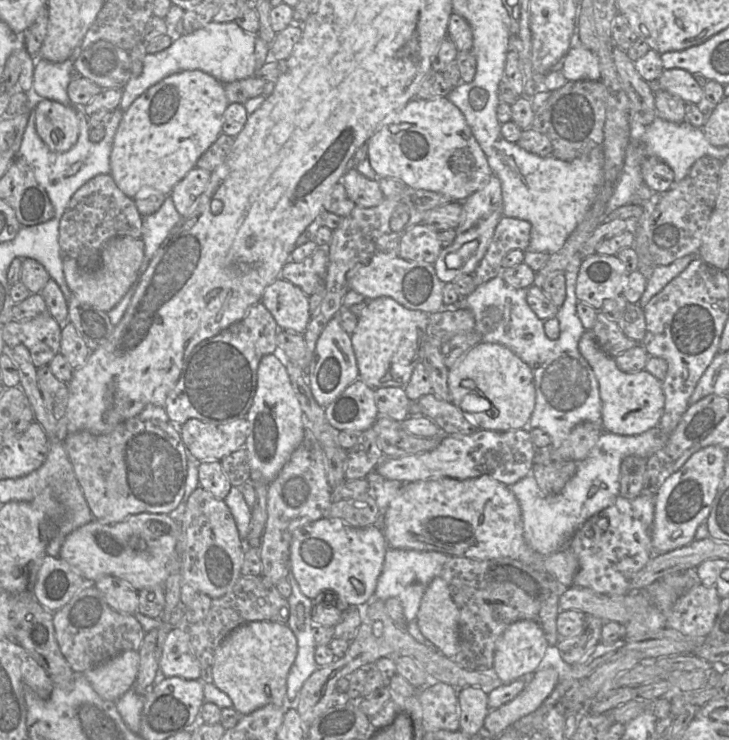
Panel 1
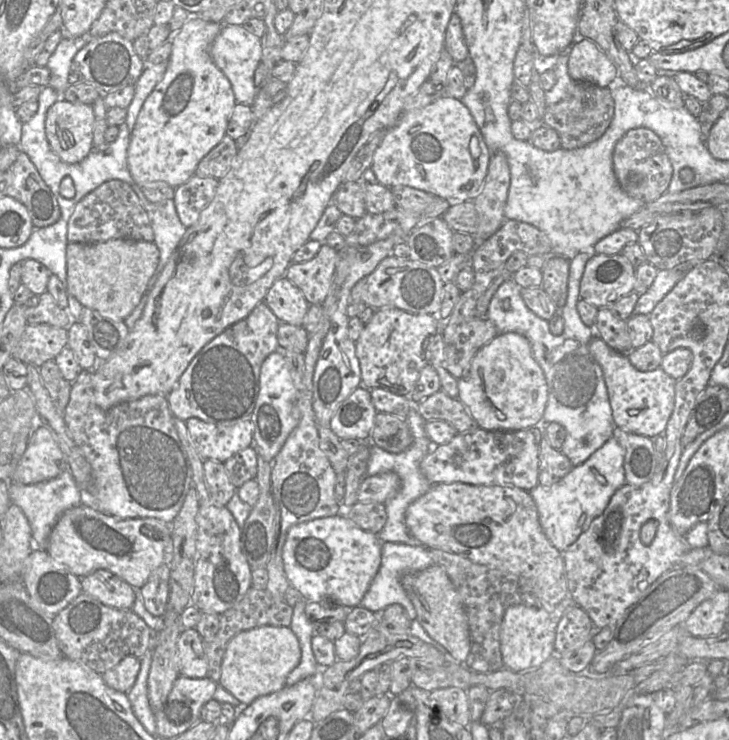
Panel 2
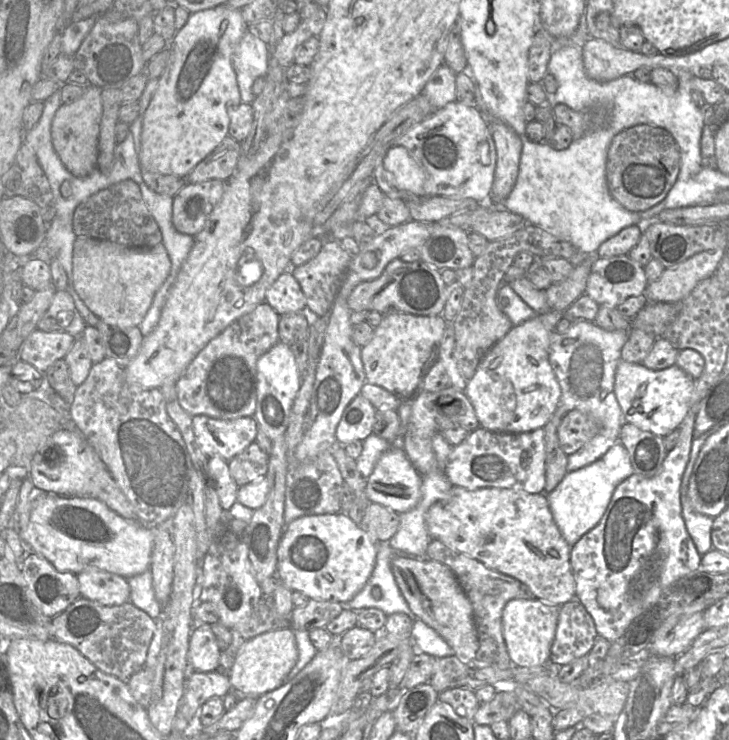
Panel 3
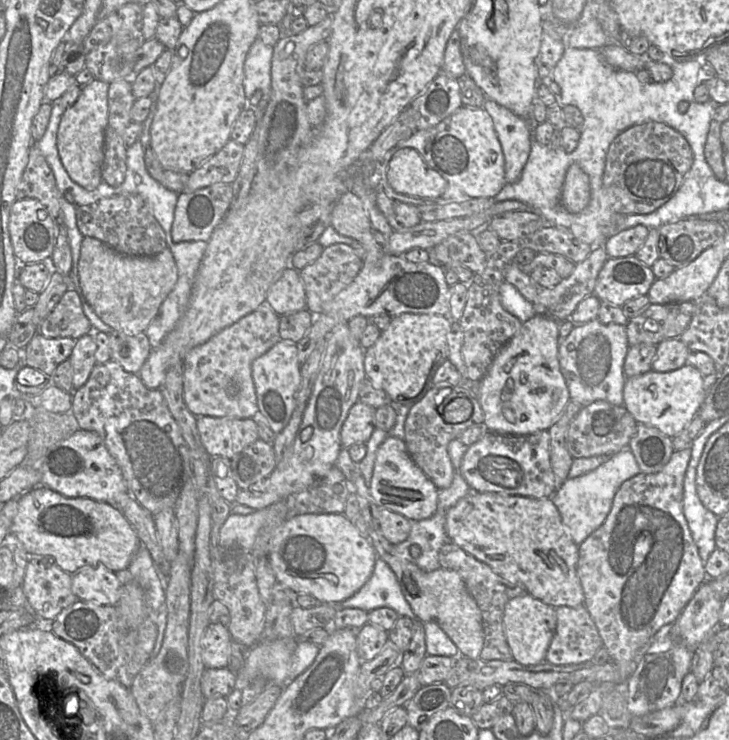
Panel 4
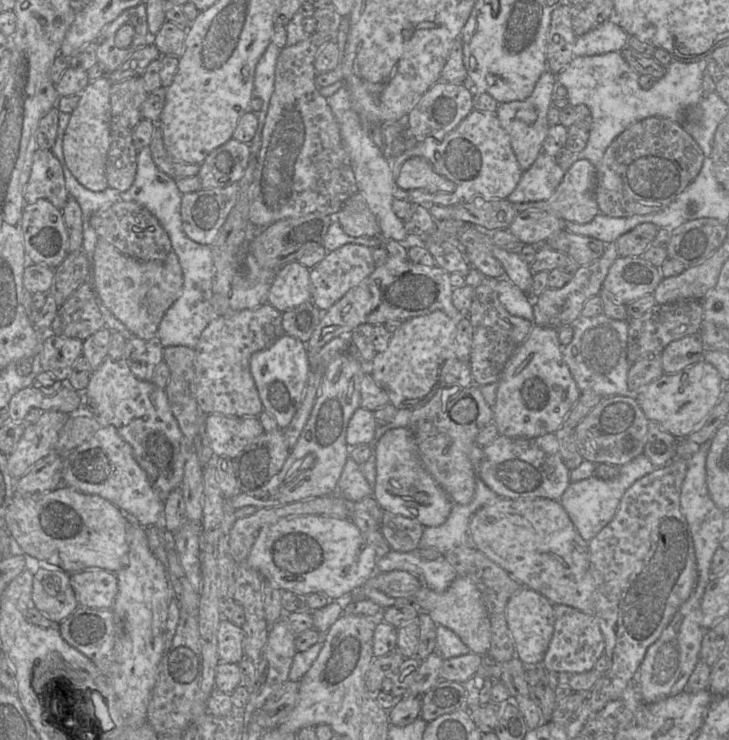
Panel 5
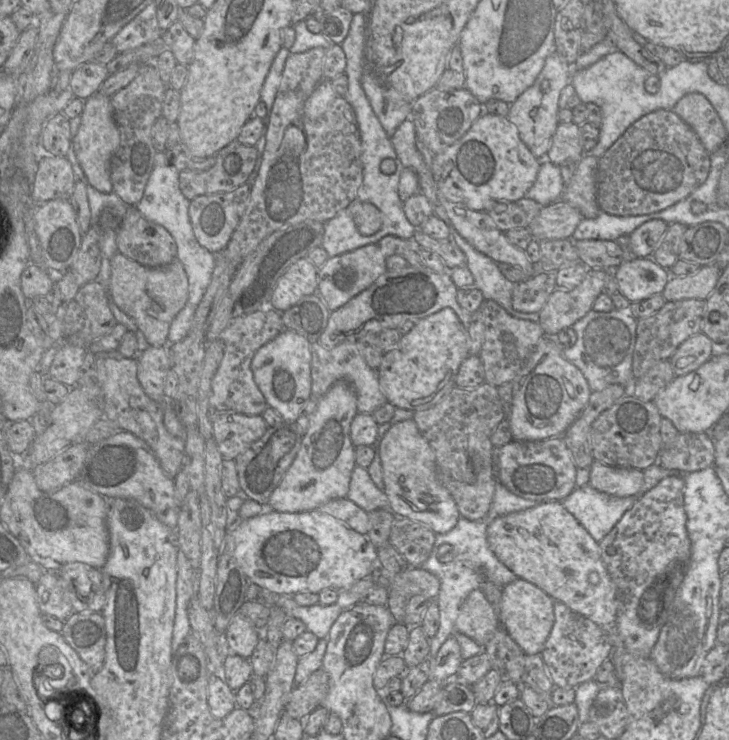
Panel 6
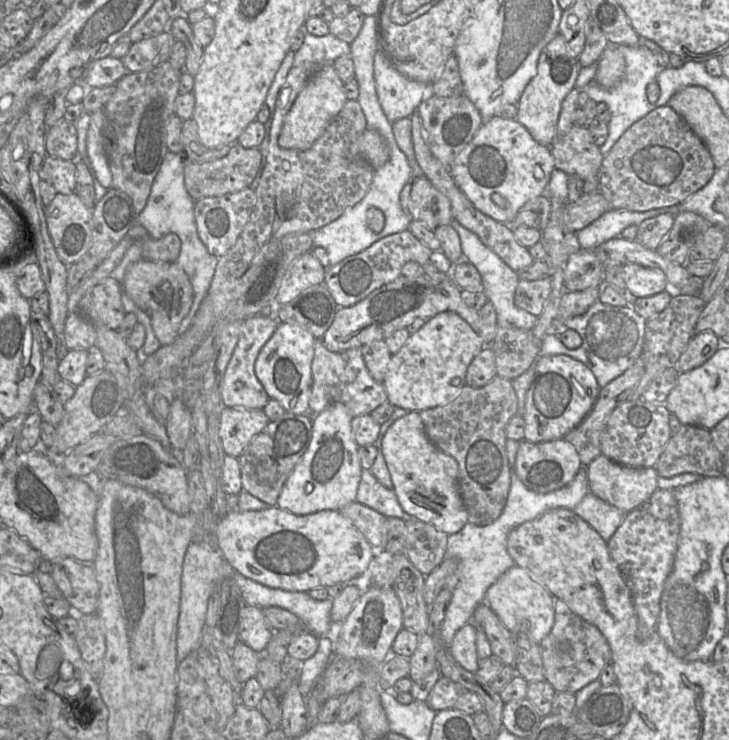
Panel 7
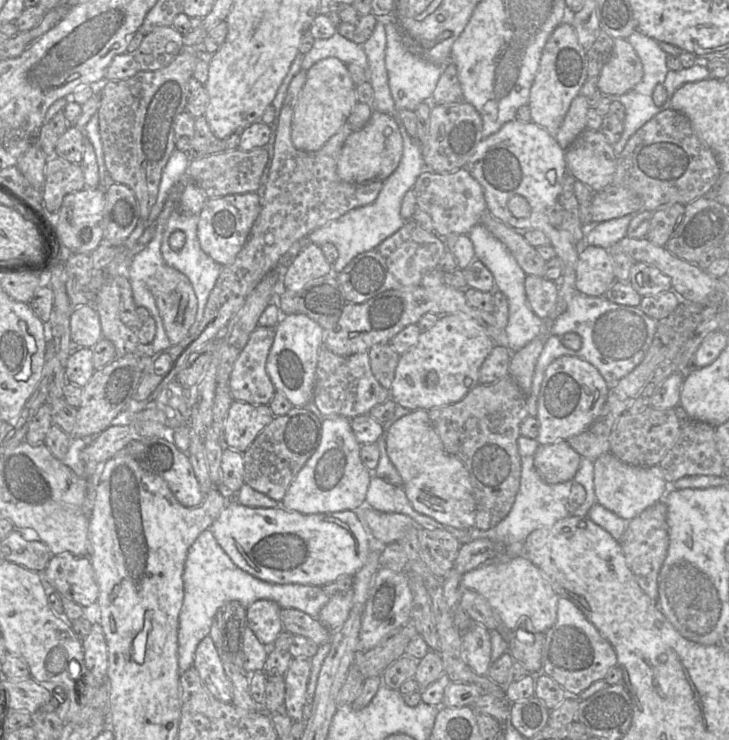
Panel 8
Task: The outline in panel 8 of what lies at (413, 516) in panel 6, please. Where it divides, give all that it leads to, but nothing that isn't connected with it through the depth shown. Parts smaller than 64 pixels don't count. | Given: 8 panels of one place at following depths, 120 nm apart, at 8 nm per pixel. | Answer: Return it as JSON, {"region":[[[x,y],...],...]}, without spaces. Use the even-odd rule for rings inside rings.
{"region":[[[414,410],[398,419],[389,429],[386,448],[417,512],[457,529],[475,528],[476,503],[469,472],[460,459],[447,452],[427,410]]]}

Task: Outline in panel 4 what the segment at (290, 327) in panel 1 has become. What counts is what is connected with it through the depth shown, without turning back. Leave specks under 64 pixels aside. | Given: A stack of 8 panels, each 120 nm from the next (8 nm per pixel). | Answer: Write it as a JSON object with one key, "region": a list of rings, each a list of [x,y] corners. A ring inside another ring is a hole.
{"region":[[[285,268],[268,290],[266,303],[279,315],[306,308],[306,292],[298,270]]]}

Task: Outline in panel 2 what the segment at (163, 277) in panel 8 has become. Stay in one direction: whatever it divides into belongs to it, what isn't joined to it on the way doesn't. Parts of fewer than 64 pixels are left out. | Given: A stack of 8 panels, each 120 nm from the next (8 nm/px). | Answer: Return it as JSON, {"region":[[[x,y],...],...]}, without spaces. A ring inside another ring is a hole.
{"region":[[[110,239],[104,242],[83,244],[83,243],[68,243],[66,248],[66,267],[67,267],[67,286],[69,292],[79,301],[79,303],[91,310],[99,312],[102,316],[115,321],[124,321],[130,313],[139,304],[142,296],[149,292],[149,282],[156,273],[159,263],[159,250],[154,242],[135,241],[130,239]]]}

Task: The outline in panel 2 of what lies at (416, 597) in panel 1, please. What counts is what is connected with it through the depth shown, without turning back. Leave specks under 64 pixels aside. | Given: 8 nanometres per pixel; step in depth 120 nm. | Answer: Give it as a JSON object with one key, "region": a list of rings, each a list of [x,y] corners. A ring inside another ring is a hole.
{"region":[[[382,542],[381,565],[379,571],[359,606],[372,611],[377,616],[380,616],[388,606],[399,604],[406,610],[408,618],[411,621],[416,619],[415,608],[401,584],[401,579],[406,573],[422,571],[433,564],[434,561],[430,555],[429,549],[421,544]]]}

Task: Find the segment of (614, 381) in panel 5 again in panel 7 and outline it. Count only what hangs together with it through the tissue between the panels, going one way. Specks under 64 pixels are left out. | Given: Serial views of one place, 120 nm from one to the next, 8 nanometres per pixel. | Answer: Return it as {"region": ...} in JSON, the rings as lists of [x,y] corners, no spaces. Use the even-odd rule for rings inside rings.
{"region":[[[597,300],[586,313],[566,319],[561,329],[577,331],[582,344],[577,349],[568,349],[560,340],[557,332],[549,332],[543,339],[541,356],[567,355],[584,363],[597,379],[600,388],[622,375],[639,358],[643,351],[645,326],[647,320],[627,306],[612,306]]]}

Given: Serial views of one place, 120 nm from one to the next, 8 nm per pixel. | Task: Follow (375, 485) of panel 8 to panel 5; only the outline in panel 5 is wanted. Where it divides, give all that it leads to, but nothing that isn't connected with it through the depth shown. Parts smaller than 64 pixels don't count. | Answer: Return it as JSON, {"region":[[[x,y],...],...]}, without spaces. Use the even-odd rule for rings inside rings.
{"region":[[[349,455],[338,481],[337,492],[353,503],[365,497],[373,496],[374,487],[366,480],[362,466]]]}

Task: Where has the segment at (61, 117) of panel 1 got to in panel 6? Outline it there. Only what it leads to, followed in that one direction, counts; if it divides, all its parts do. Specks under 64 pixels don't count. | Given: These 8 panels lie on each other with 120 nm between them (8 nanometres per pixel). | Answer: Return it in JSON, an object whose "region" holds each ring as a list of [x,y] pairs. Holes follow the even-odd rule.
{"region":[[[97,92],[85,100],[81,113],[81,123],[76,136],[73,138],[73,147],[87,181],[100,192],[110,193],[113,191],[110,159],[119,144],[120,132],[114,120],[111,97]]]}

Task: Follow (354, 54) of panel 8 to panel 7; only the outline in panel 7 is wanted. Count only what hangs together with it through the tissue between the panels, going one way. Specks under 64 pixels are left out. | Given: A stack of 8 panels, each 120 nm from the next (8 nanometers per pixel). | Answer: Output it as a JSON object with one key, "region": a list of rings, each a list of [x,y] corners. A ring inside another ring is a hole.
{"region":[[[304,24],[299,30],[304,34],[304,41],[300,49],[295,52],[293,66],[305,65],[304,63],[332,64],[340,56],[350,56],[350,44],[334,35],[329,33],[325,36],[312,35]]]}

